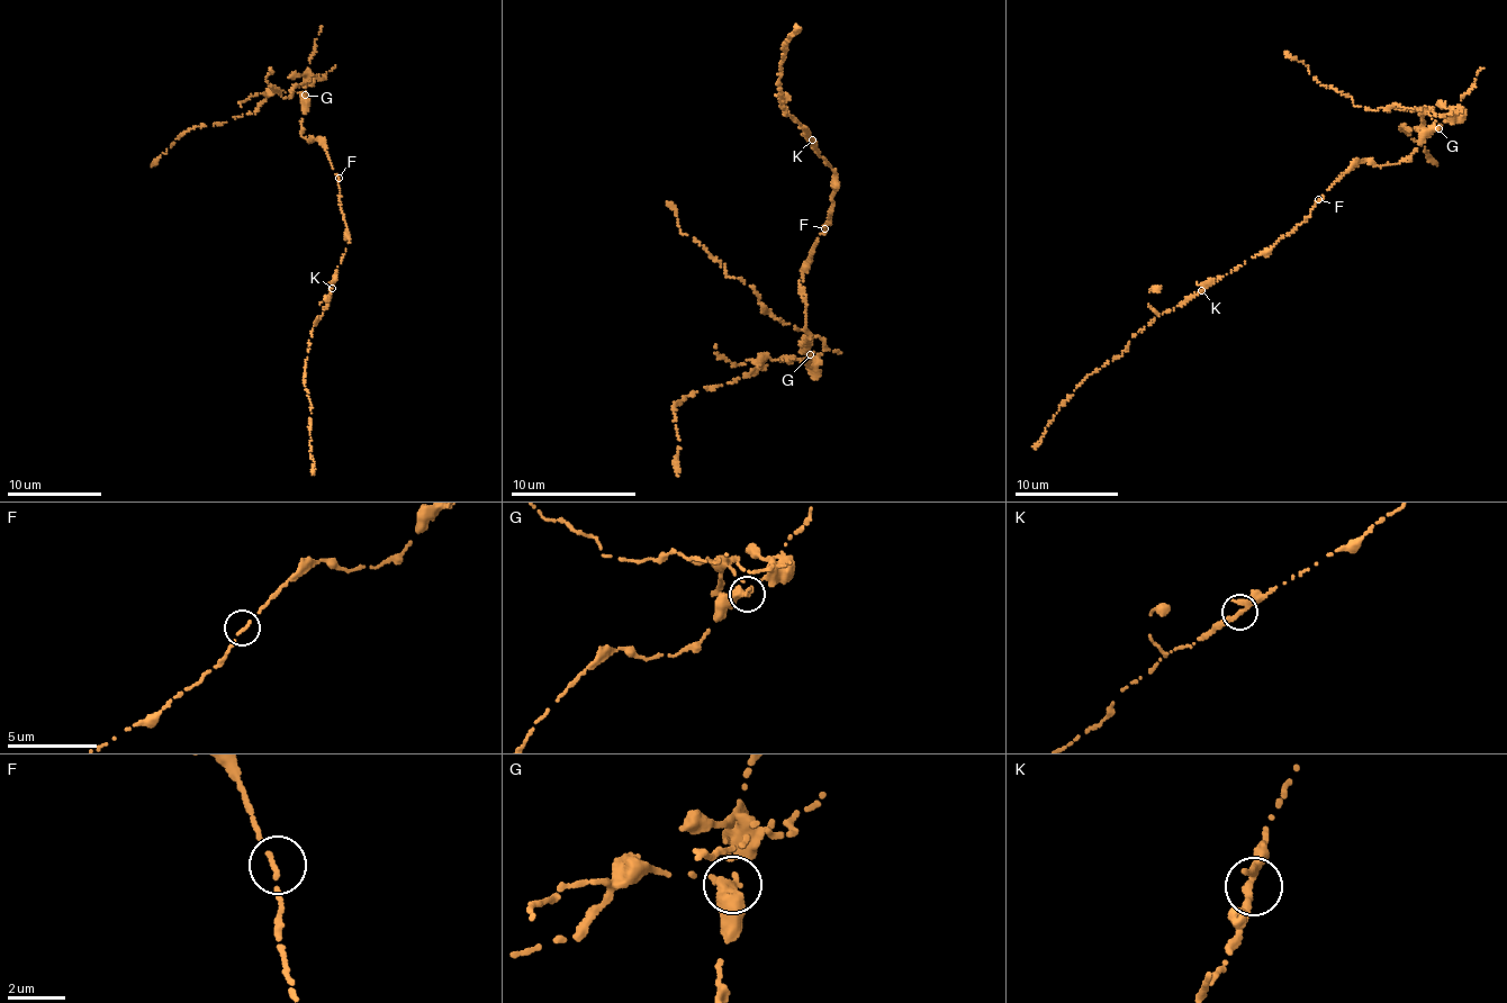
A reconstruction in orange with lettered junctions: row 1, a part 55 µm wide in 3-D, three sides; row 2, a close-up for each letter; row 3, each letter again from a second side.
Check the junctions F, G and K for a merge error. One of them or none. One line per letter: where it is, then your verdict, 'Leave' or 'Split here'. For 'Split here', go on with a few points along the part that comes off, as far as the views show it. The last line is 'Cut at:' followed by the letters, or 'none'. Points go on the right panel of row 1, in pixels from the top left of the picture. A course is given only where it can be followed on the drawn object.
F: Place: (1318, 199). Leave
G: Place: (1438, 128). Split here. Course of the part to remove: (1440, 129), (1453, 118), (1450, 114), (1426, 107), (1372, 110), (1354, 106), (1284, 52)
K: Place: (1201, 290). Leave
Cut at: G

